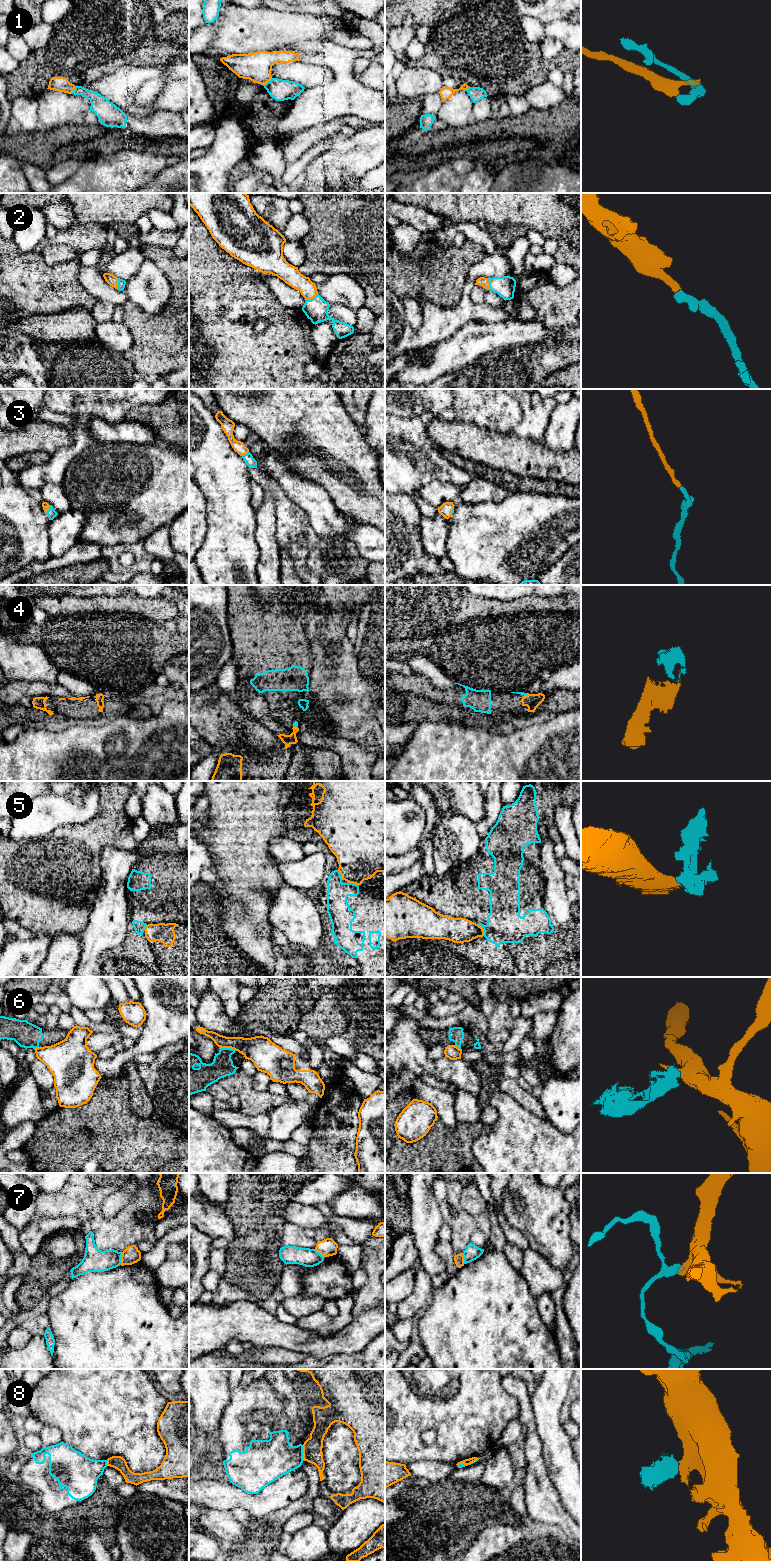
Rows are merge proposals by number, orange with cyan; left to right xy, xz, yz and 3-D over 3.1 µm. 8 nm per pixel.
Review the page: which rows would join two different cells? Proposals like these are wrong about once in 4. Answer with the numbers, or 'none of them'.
1, 5, 6, 7, 8

